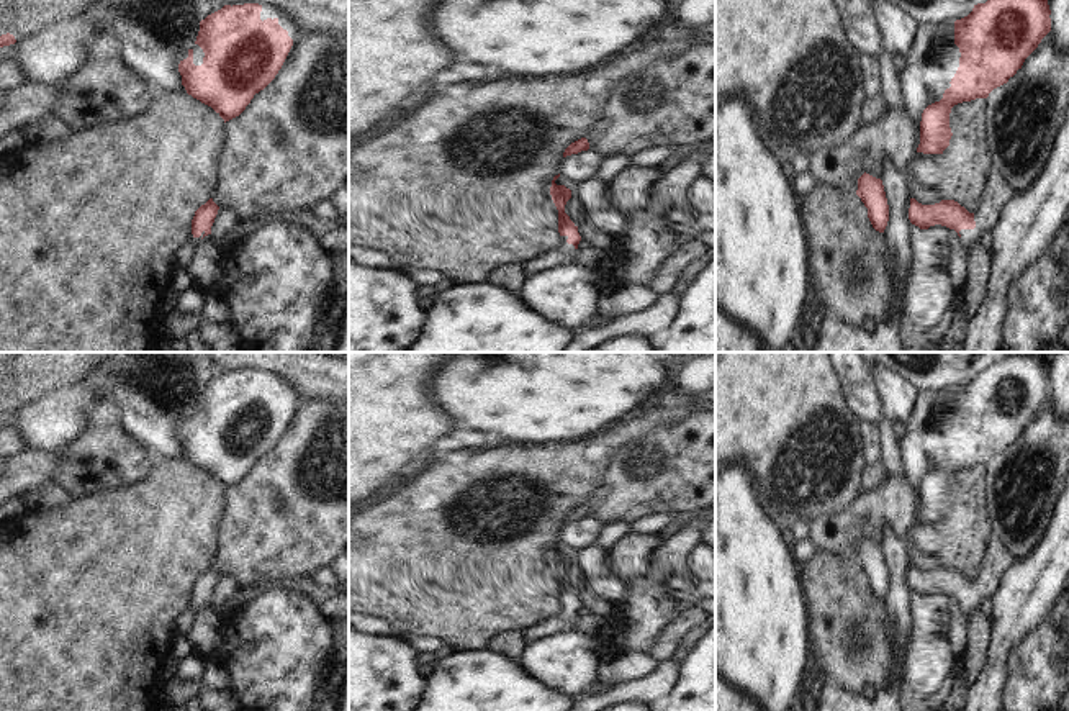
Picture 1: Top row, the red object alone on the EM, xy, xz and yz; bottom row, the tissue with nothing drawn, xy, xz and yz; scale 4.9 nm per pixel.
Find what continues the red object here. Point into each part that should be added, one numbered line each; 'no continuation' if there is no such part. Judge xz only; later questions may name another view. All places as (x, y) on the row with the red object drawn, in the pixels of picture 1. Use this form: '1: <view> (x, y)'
1: xz (563, 254)

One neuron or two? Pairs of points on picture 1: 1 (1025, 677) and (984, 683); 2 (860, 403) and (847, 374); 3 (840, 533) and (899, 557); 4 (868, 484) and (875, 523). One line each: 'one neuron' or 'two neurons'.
1: two neurons
2: one neuron
3: two neurons
4: two neurons

